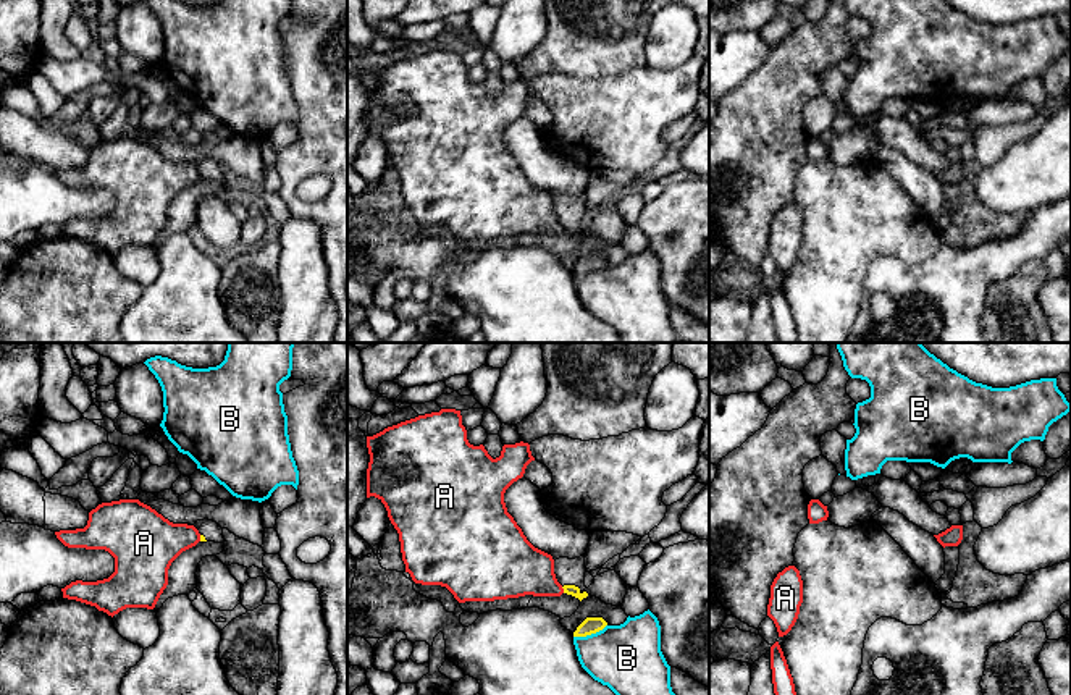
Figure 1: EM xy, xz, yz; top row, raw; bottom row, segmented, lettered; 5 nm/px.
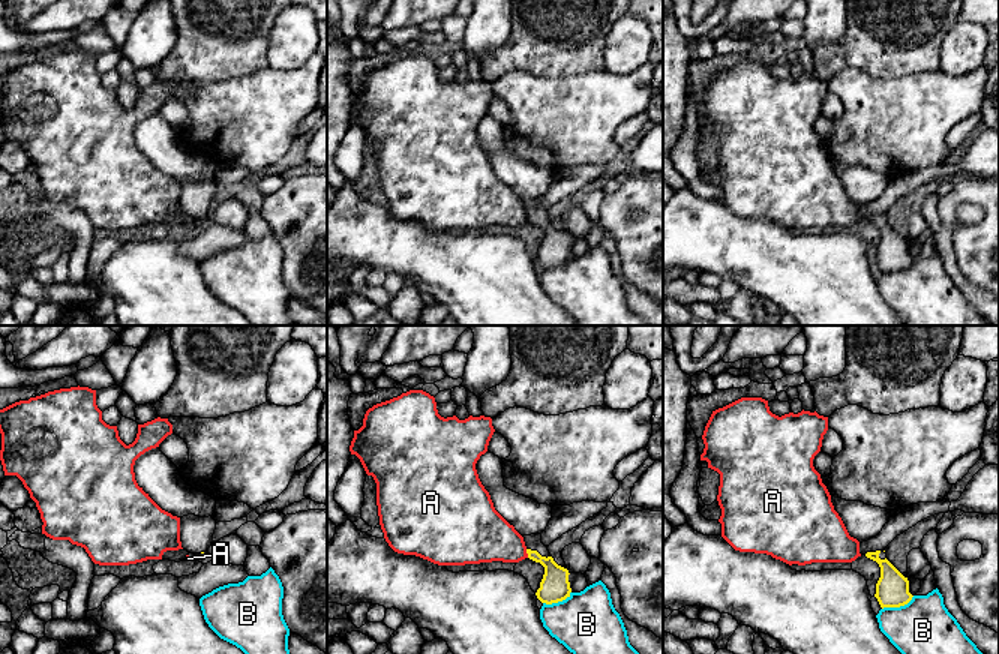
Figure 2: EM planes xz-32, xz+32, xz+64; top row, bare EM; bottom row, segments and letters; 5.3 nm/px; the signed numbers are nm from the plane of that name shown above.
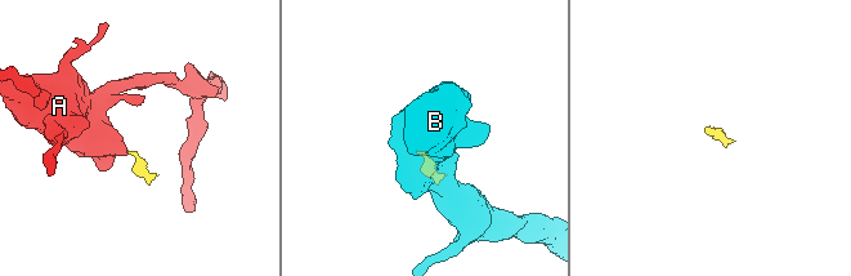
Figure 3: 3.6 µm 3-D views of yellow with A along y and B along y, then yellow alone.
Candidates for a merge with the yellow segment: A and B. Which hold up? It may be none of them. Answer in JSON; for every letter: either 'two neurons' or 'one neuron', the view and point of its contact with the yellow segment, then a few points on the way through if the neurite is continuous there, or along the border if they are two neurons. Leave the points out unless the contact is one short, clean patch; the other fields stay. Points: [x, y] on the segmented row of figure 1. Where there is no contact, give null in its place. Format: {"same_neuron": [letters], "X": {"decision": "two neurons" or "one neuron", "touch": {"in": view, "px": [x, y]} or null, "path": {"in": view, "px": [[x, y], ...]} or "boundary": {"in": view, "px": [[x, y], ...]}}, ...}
{"same_neuron": [], "A": {"decision": "two neurons", "touch": {"in": "xz", "px": [564, 590]}, "boundary": {"in": "xz", "px": [[561, 587], [564, 592]]}}, "B": {"decision": "two neurons", "touch": {"in": "xz", "px": [590, 634]}, "boundary": {"in": "xz", "px": [[606, 624], [595, 632], [574, 637]]}}}

